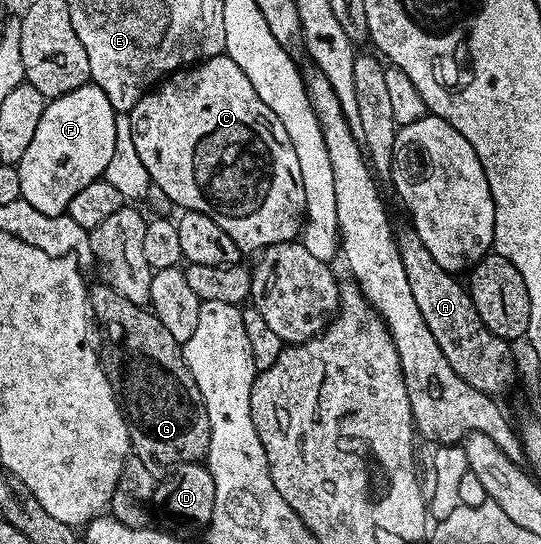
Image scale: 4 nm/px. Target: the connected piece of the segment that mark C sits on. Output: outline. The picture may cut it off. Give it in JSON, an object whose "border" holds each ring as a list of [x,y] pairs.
{"border":[[[227,54],[165,75],[159,84],[140,97],[127,115],[134,150],[138,150],[138,158],[142,158],[148,177],[180,210],[201,212],[214,218],[245,253],[256,254],[301,235],[306,190],[302,186],[302,166],[298,166],[294,142],[290,142],[286,126],[278,122],[278,114],[258,98],[258,90],[254,90],[250,78],[242,74],[242,66]]]}

